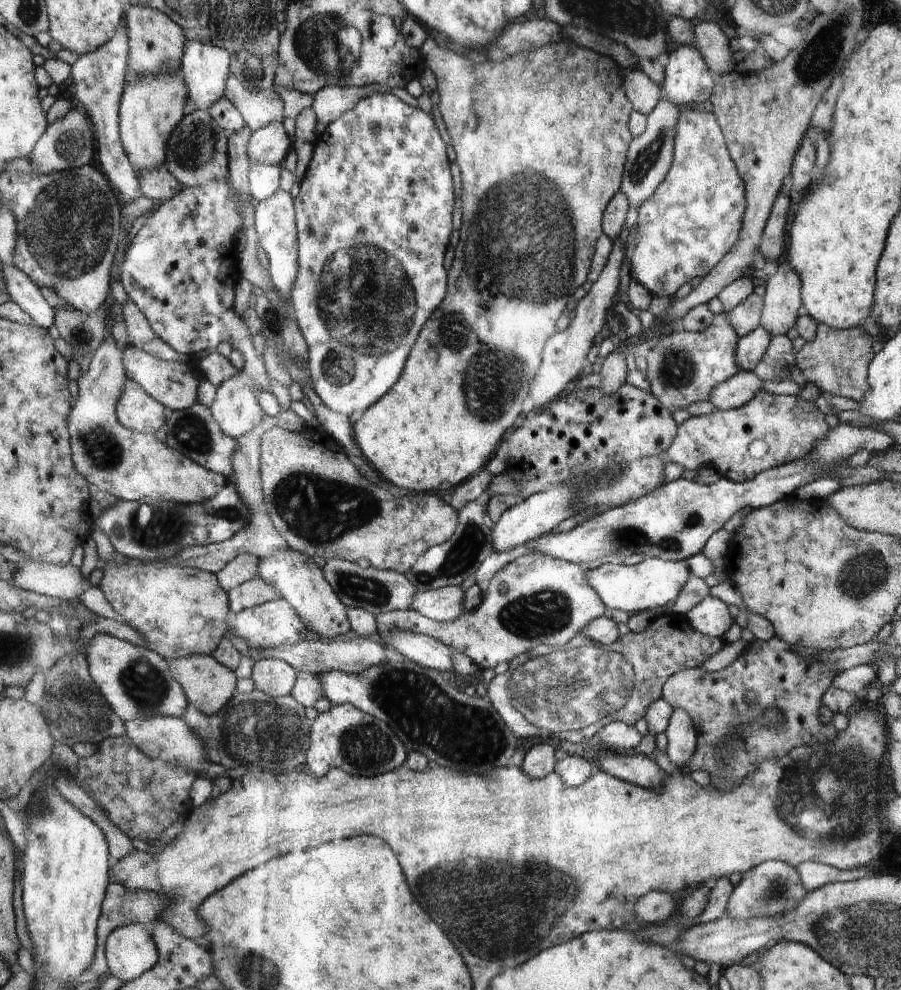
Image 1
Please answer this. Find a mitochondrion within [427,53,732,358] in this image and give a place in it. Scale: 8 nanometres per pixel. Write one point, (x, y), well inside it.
(528, 212)

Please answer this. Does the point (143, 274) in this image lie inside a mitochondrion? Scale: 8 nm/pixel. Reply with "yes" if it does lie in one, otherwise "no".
no

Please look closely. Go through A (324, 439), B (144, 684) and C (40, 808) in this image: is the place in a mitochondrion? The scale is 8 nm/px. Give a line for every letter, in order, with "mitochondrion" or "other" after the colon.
A: other
B: mitochondrion
C: mitochondrion

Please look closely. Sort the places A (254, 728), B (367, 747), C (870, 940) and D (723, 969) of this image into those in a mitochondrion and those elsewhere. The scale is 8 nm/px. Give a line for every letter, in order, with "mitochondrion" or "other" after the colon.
A: mitochondrion
B: mitochondrion
C: mitochondrion
D: other

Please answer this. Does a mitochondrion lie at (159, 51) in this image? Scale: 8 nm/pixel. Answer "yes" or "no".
no

